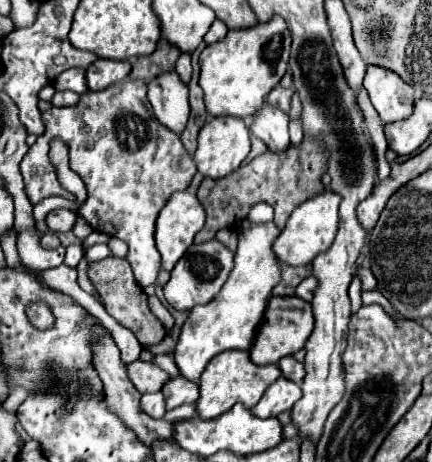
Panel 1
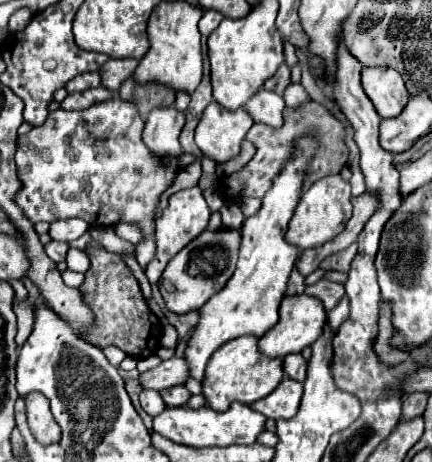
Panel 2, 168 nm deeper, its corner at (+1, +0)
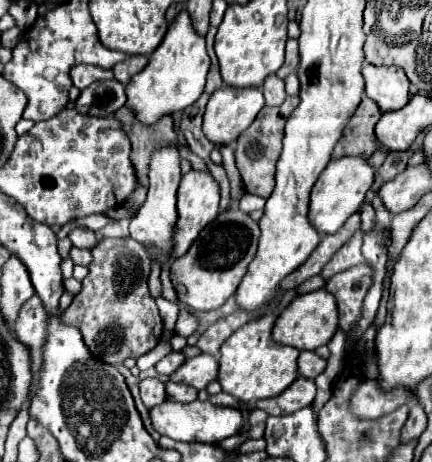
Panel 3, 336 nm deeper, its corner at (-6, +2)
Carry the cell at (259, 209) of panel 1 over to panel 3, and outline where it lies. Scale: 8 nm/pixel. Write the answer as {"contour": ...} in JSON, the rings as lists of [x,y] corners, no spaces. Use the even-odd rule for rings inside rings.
{"contour":[[[244,194],[242,196],[242,200],[240,200],[240,210],[242,212],[254,212],[254,210],[262,210],[264,208],[264,198],[260,198],[260,196],[256,196],[256,194]]]}

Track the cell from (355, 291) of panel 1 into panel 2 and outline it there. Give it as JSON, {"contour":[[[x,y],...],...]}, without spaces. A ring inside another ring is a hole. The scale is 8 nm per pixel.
{"contour":[[[343,298],[343,300],[339,302],[339,306],[333,308],[333,310],[327,314],[327,324],[329,324],[329,328],[331,328],[333,334],[337,332],[337,326],[345,320],[347,310],[349,310],[349,302],[347,302],[347,298]]]}

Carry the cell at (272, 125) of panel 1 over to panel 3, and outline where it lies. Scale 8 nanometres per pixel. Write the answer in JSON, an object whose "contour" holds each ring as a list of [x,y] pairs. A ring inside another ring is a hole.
{"contour":[[[274,74],[268,76],[268,80],[264,80],[262,92],[264,92],[264,98],[266,98],[266,106],[280,106],[286,98],[284,82],[280,82]]]}

